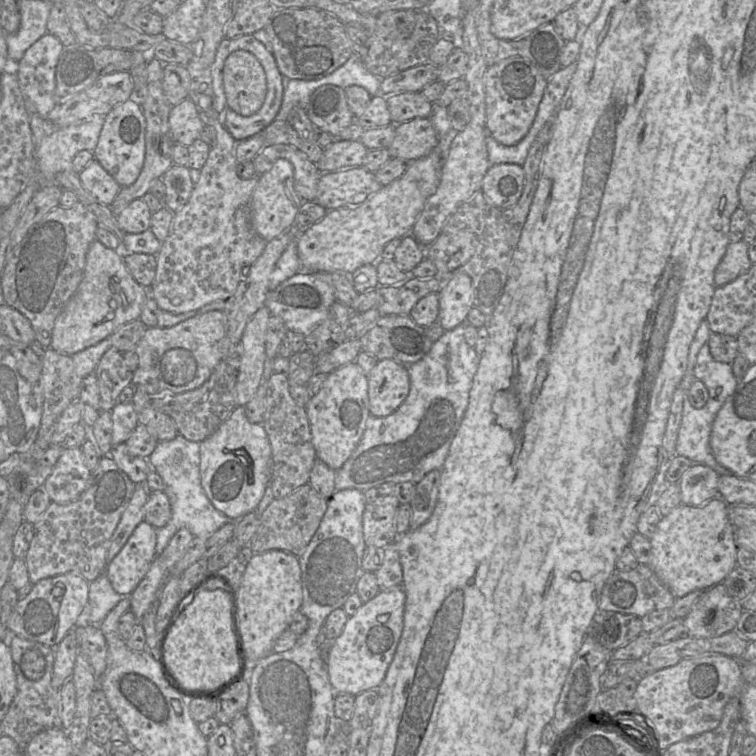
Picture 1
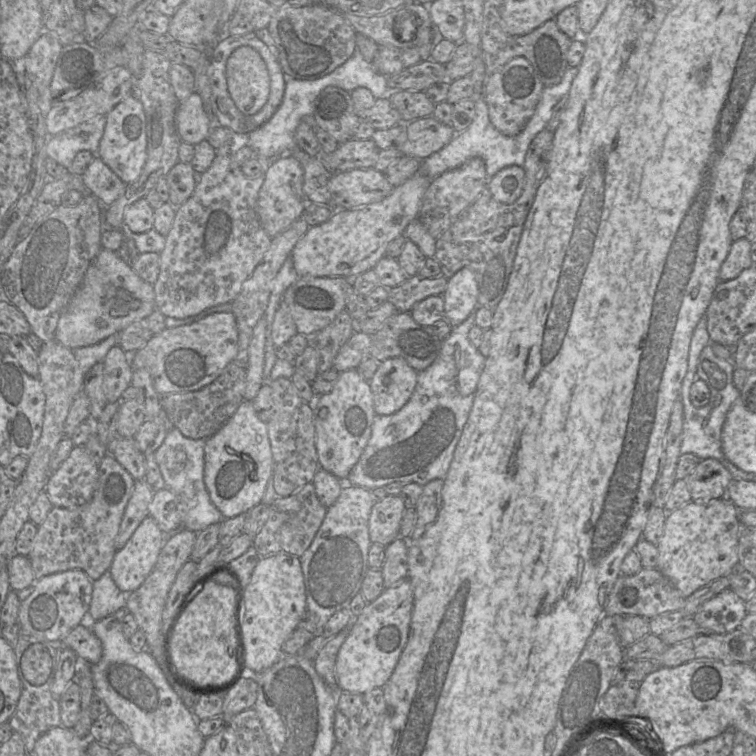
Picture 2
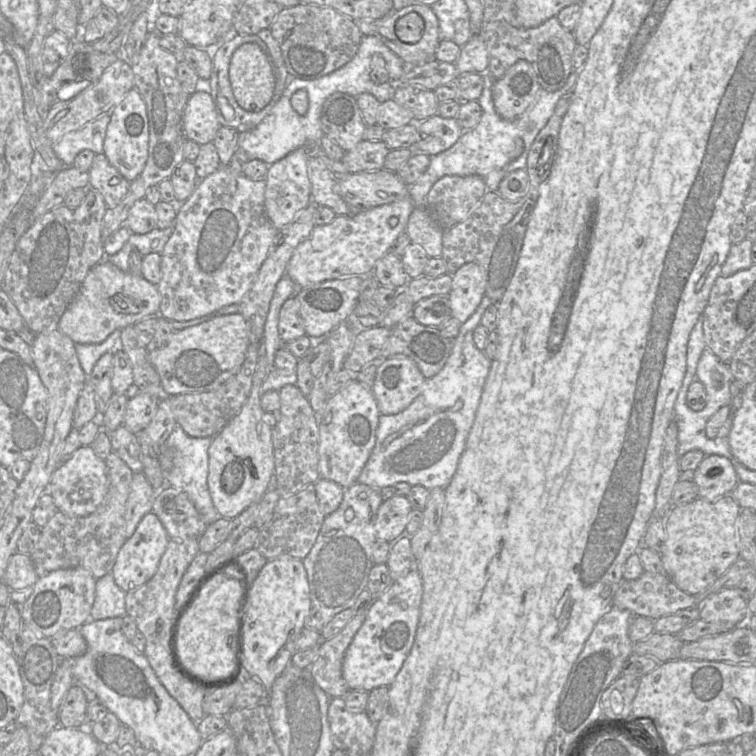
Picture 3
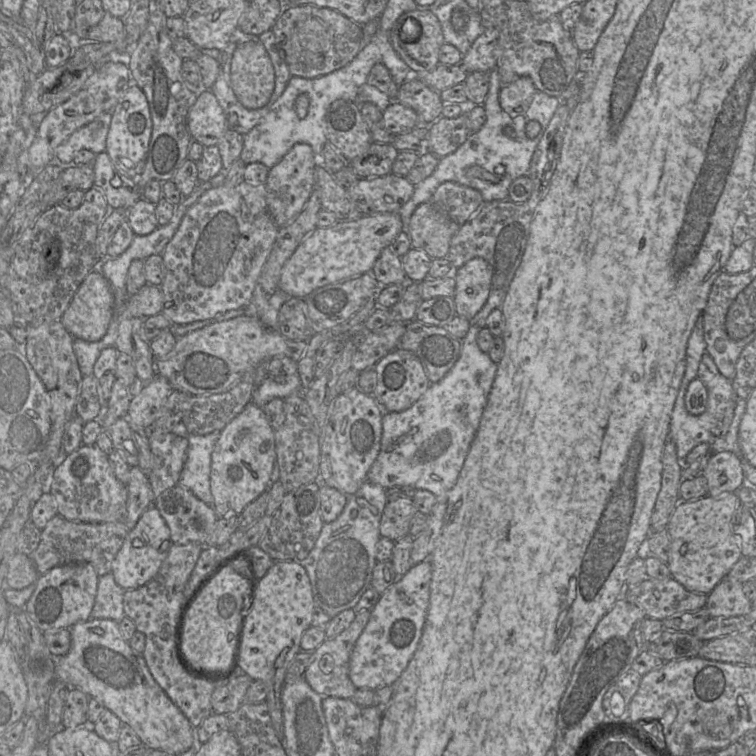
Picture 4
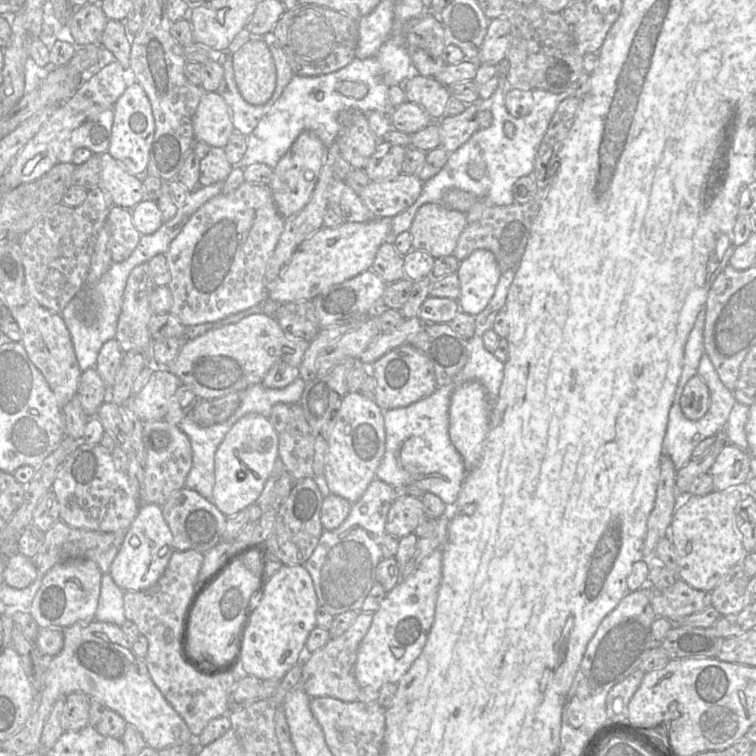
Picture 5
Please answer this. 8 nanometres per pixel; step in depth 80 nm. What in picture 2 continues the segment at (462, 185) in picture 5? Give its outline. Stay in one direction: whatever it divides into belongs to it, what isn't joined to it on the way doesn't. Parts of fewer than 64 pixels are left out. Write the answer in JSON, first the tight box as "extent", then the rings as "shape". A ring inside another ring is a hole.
{"extent":[418,67,578,180],"shape":[[[568,67],[558,84],[544,86],[533,115],[524,129],[515,136],[503,135],[492,125],[489,119],[488,106],[482,94],[482,97],[476,101],[475,118],[471,125],[466,130],[456,133],[451,142],[444,148],[423,160],[418,173],[429,180],[433,180],[442,173],[458,168],[475,157],[484,160],[488,178],[492,178],[497,172],[508,166],[516,165],[523,167],[526,153],[532,140],[540,131],[546,128],[552,116],[554,106],[562,97],[568,95],[577,72],[578,67]]]}

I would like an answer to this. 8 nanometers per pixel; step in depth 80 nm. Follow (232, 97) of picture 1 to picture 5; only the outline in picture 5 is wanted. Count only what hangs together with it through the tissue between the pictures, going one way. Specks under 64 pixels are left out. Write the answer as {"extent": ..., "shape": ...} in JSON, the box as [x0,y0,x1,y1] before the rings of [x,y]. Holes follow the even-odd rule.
{"extent":[232,40,276,106],"shape":[[[250,40],[232,56],[237,88],[243,99],[255,106],[263,105],[276,88],[276,69],[264,40]]]}

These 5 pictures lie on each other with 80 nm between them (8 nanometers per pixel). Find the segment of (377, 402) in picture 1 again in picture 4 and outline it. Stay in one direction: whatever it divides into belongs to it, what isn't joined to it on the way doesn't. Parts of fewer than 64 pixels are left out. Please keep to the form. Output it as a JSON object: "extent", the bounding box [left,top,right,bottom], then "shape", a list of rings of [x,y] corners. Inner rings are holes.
{"extent":[373,349,431,412],"shape":[[[394,349],[373,368],[377,374],[373,397],[389,412],[410,408],[431,384],[420,359],[407,350]]]}

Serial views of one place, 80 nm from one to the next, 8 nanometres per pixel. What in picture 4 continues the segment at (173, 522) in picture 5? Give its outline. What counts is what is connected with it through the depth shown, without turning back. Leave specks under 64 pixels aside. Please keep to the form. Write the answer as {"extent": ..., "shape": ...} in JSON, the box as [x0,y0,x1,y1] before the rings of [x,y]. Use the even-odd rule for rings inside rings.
{"extent":[153,485,219,545],"shape":[[[179,485],[162,492],[155,498],[153,505],[169,527],[174,544],[196,542],[207,545],[219,518],[214,507]]]}

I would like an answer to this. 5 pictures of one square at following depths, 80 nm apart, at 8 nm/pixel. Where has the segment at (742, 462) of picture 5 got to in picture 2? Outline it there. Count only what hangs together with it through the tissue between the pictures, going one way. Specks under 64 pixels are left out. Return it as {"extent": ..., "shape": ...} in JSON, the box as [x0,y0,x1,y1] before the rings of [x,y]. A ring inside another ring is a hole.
{"extent":[684,458,732,502],"shape":[[[707,458],[700,460],[684,480],[687,482],[691,500],[706,502],[725,497],[732,479],[731,473],[718,460]]]}

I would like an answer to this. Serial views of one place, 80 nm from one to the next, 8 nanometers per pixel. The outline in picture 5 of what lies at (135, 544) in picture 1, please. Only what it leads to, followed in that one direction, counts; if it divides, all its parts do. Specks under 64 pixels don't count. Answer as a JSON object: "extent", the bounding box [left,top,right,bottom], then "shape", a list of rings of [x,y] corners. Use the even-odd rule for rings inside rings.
{"extent":[109,503,173,591],"shape":[[[154,503],[142,504],[136,518],[126,531],[121,548],[110,566],[109,574],[112,576],[116,585],[123,591],[140,591],[148,589],[163,575],[173,552],[172,533],[163,517],[162,506]],[[133,536],[137,536],[140,539],[141,543],[138,547],[133,547],[130,544],[130,540]]]}

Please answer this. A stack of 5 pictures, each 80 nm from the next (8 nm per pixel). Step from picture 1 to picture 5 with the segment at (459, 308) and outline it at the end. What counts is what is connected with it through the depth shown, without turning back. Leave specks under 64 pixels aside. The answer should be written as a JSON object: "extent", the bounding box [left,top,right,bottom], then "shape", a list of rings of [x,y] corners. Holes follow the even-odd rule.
{"extent":[456,249,502,316],"shape":[[[486,249],[475,250],[460,262],[456,274],[460,283],[460,310],[477,316],[492,299],[502,274],[494,254]]]}

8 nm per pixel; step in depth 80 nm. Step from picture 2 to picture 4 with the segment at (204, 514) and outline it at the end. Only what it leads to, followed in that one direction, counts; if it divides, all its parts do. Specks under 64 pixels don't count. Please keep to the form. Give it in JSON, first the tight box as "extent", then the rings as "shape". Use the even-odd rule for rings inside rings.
{"extent":[171,421,221,507],"shape":[[[180,421],[171,432],[188,440],[186,460],[177,485],[190,490],[198,499],[214,507],[210,490],[211,457],[221,431],[195,435],[189,433]]]}

